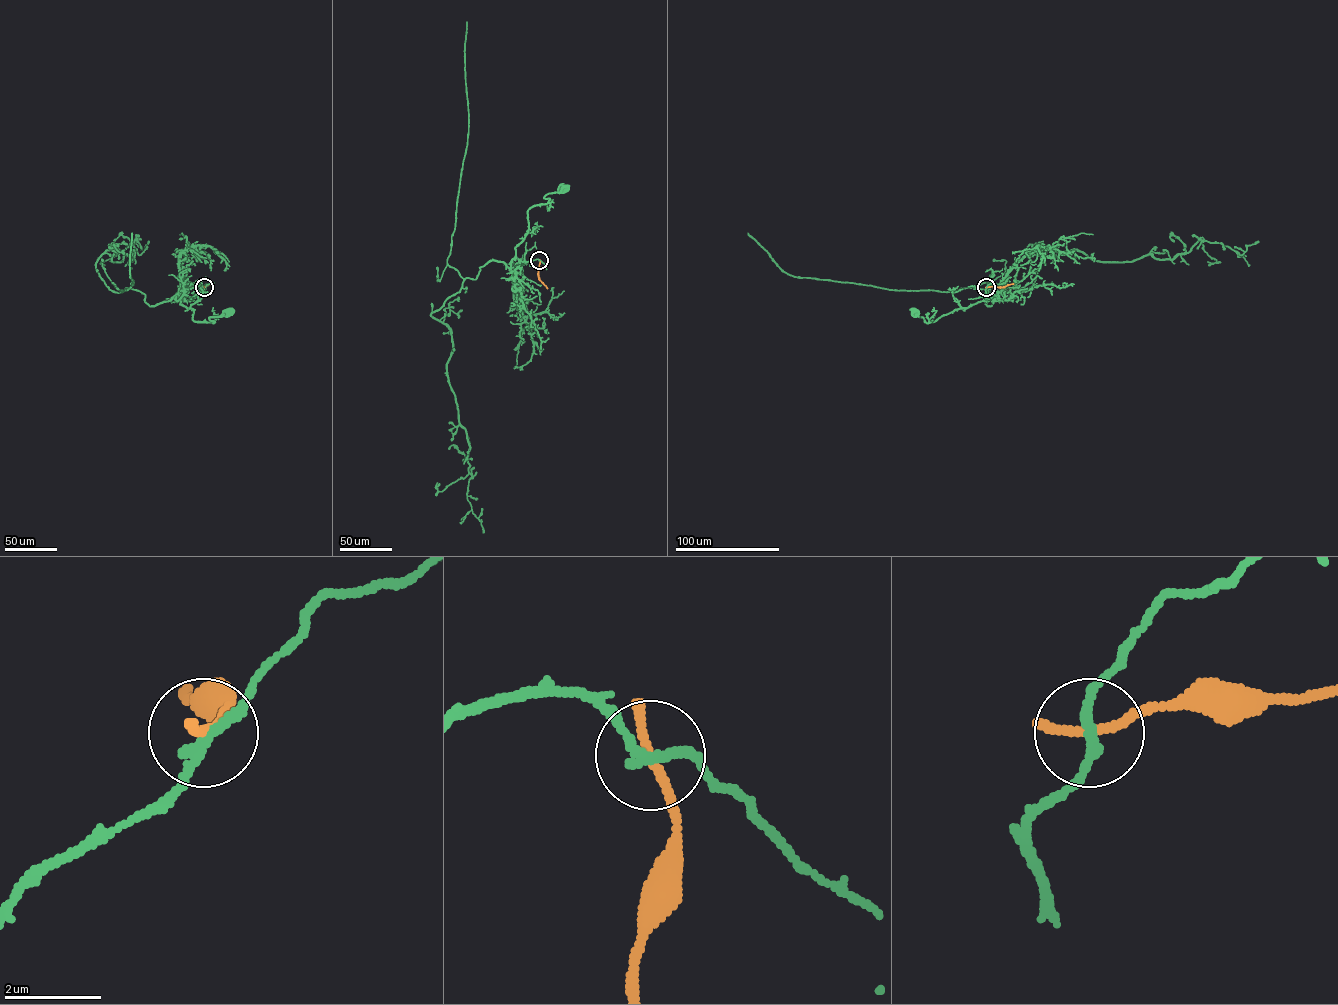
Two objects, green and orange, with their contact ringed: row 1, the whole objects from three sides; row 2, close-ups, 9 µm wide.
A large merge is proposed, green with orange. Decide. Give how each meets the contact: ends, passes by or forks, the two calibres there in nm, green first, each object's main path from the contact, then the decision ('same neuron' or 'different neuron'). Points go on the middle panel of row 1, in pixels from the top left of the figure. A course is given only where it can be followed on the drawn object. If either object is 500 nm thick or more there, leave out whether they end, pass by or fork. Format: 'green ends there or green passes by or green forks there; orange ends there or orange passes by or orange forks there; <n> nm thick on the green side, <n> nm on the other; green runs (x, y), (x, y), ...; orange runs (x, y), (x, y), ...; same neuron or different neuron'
green passes by; orange ends there; 200 nm thick on the green side, 240 nm on the other; green runs (539, 260), (519, 261), (515, 247), (528, 229), (527, 211), (545, 204), (550, 199), (545, 196), (563, 188); orange runs (539, 260), (538, 279), (547, 288); different neuron

